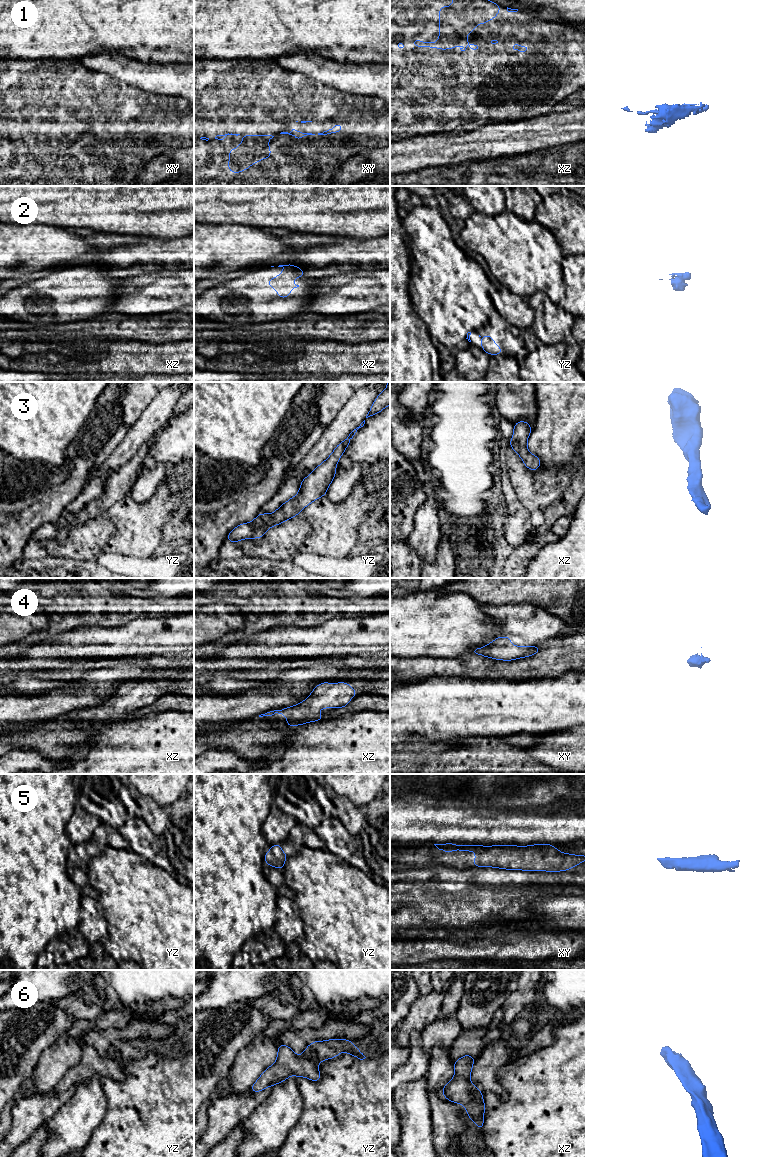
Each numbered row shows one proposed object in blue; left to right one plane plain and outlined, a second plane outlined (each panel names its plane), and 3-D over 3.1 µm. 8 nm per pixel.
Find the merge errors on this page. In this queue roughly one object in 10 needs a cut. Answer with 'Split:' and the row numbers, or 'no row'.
Split: no row

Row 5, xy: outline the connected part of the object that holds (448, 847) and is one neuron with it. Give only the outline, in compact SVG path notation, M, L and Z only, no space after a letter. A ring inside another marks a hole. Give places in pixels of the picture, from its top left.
M453 843L434 844L439 850L451 853L459 850L462 852L474 851L476 858L473 861L473 867L494 867L508 870L524 870L524 871L548 871L558 872L567 871L571 867L580 865L586 860L586 855L573 855L568 853L561 853L552 844L534 844L529 846L515 846L515 845L457 845Z

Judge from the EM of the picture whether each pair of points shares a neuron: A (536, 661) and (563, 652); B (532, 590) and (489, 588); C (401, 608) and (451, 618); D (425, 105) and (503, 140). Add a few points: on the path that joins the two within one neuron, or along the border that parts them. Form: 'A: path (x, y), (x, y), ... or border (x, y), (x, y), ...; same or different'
A: path (543, 661), (552, 661), (556, 657); same
B: path (521, 588), (500, 588); same
C: path (413, 618), (439, 618); same
D: border (501, 122), (485, 123), (477, 129); different

